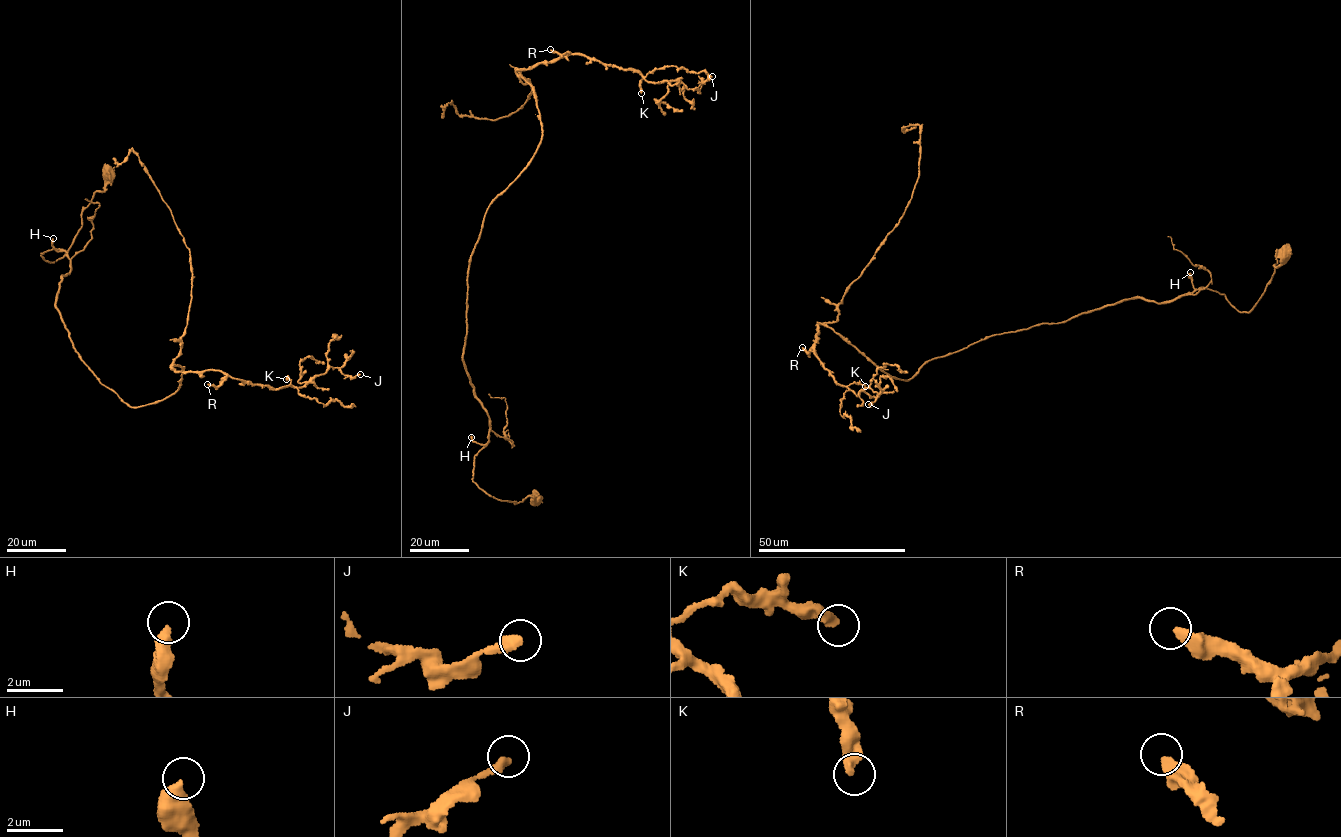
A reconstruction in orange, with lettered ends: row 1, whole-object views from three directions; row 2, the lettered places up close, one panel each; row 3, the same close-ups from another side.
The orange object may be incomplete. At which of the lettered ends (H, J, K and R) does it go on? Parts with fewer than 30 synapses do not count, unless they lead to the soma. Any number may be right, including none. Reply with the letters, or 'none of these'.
H

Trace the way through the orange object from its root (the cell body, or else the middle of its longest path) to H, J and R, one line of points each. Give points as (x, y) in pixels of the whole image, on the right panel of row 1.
H: (1285, 254), (1283, 263), (1274, 265), (1272, 278), (1249, 312), (1238, 310), (1224, 294), (1194, 288), (1190, 272)
J: (1285, 254), (1249, 312), (1203, 287), (1130, 298), (906, 381), (819, 324), (821, 363), (868, 404)
R: (1285, 254), (1249, 312), (1203, 287), (1130, 298), (986, 336), (906, 381), (825, 325), (808, 354), (802, 347)

